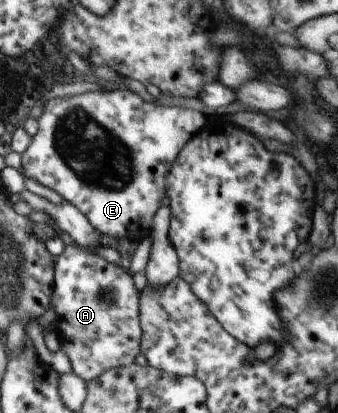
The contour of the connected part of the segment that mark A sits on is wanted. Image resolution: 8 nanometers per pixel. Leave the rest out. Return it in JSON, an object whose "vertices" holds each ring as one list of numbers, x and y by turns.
{"vertices":[[72,245,65,246,55,261,55,280,51,288,51,307,56,315,54,330,57,333,61,352,69,358,71,370,79,378,91,381,103,374,105,370,129,366,139,354,141,327,138,317,139,290,134,287,127,269,92,256,83,249]]}

